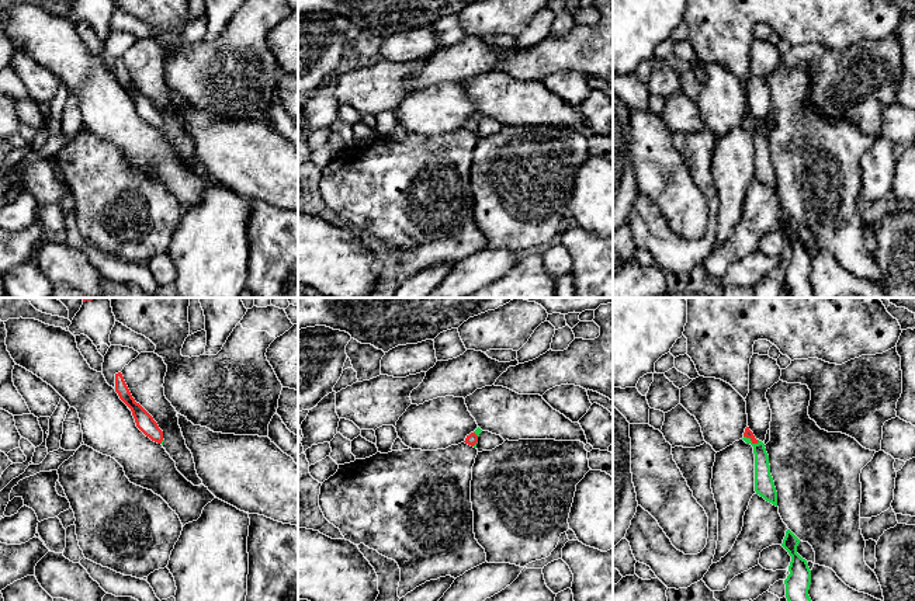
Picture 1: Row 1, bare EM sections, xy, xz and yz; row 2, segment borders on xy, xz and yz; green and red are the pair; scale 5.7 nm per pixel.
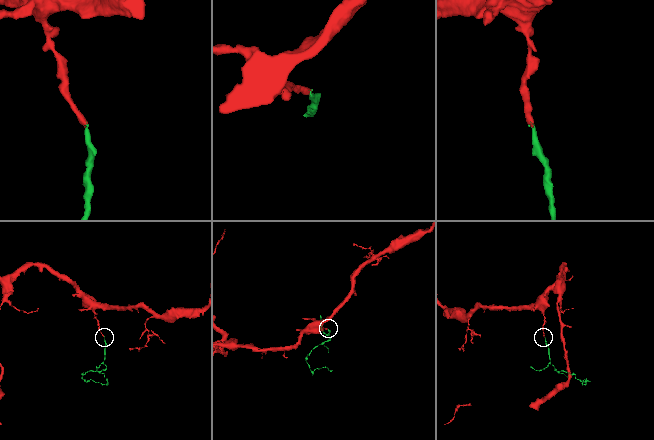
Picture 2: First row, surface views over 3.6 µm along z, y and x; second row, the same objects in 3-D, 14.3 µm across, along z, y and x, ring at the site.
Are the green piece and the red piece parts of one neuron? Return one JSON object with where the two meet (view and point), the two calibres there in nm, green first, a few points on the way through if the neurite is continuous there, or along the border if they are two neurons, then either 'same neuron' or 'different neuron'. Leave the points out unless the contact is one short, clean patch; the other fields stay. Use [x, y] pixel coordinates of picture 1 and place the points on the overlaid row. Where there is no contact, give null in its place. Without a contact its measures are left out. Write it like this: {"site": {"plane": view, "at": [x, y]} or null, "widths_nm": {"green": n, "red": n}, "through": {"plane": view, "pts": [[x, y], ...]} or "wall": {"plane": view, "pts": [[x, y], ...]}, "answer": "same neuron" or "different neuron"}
{"site": {"plane": "yz", "at": [751, 441]}, "widths_nm": {"green": 110, "red": 50}, "through": {"plane": "yz", "pts": [[763, 482], [761, 452], [751, 441], [748, 433]]}, "answer": "same neuron"}

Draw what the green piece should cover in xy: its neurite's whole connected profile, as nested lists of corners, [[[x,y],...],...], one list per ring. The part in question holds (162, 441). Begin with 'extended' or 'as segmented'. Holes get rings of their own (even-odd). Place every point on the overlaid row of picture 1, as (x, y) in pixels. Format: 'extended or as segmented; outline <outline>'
extended; outline [[[121,372],[115,374],[115,392],[131,409],[136,427],[152,441],[163,445],[163,431],[153,417],[132,397]]]

